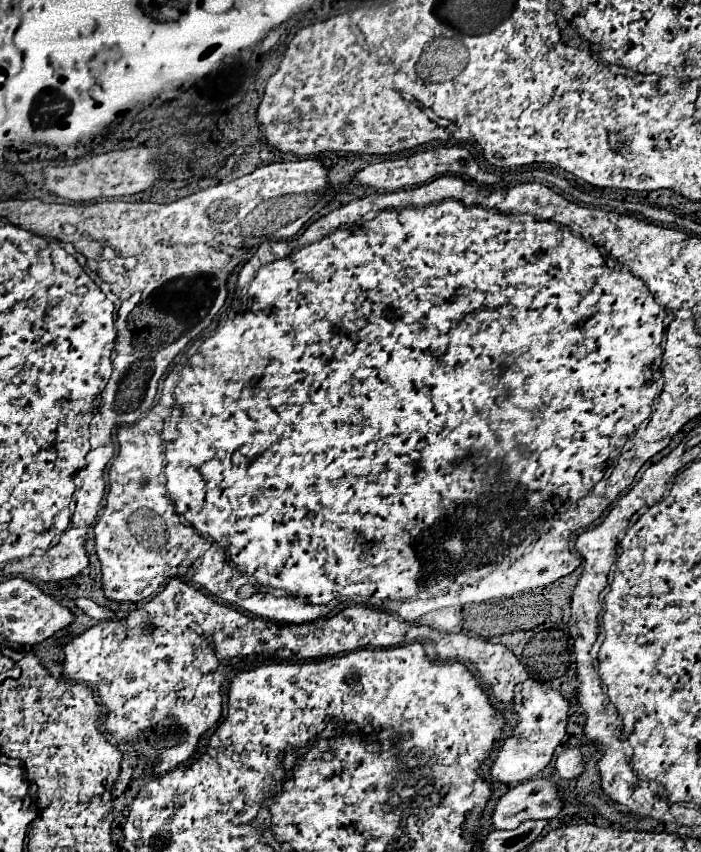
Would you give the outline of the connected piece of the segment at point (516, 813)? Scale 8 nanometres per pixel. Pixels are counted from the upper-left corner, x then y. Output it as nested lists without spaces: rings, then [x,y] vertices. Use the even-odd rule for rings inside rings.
[[[536,778],[510,788],[496,804],[492,826],[496,830],[514,830],[524,818],[556,818],[562,810],[562,798],[552,778]]]

